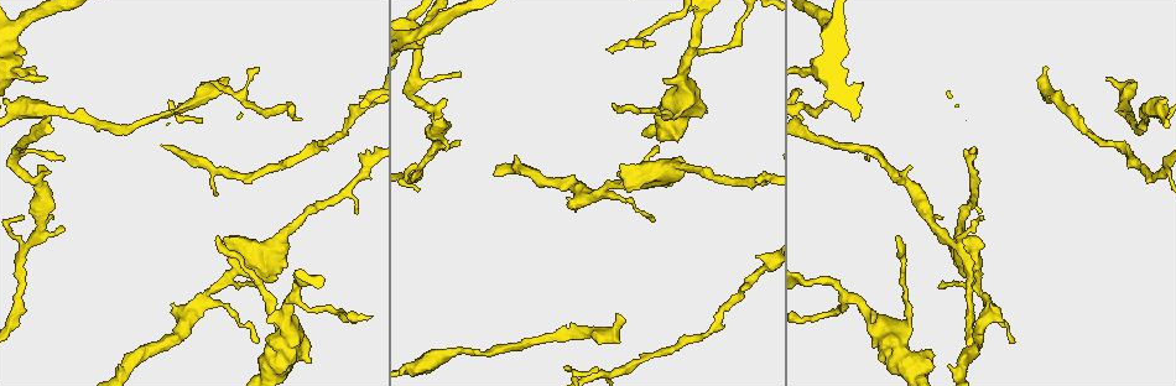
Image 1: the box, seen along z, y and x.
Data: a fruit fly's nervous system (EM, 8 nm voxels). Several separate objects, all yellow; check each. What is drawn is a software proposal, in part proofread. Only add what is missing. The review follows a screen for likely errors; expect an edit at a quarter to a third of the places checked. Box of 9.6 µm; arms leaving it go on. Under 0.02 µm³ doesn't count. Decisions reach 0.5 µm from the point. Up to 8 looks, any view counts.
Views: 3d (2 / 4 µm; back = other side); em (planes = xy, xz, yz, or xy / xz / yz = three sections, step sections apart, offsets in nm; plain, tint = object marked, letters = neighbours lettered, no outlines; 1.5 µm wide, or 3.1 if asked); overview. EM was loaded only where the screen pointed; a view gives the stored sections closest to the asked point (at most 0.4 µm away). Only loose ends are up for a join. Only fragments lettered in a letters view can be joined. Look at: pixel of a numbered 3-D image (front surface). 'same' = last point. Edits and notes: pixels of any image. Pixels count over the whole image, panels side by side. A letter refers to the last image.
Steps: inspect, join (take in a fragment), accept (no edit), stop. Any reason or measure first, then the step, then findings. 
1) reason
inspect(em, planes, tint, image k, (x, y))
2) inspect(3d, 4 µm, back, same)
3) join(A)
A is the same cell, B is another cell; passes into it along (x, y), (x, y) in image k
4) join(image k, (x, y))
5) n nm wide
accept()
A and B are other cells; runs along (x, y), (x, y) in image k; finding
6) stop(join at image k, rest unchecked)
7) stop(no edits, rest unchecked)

an open end
inspect(em, xy, step 4, letters, image 1, (37, 167))

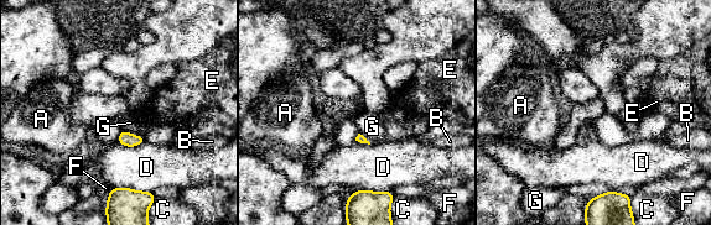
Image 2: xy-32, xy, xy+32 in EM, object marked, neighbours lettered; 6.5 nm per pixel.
inspect(em, planes, letters, same)

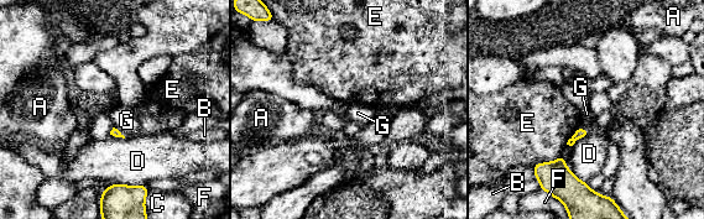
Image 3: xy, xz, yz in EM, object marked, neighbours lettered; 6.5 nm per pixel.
accept()
A, B, C, D, E, F and G are other cells; border along (118, 182), (144, 186) in image 3; none of them fits

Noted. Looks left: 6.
branch stops here
inspect(3d, 4 µm, back, image 1, (417, 190))

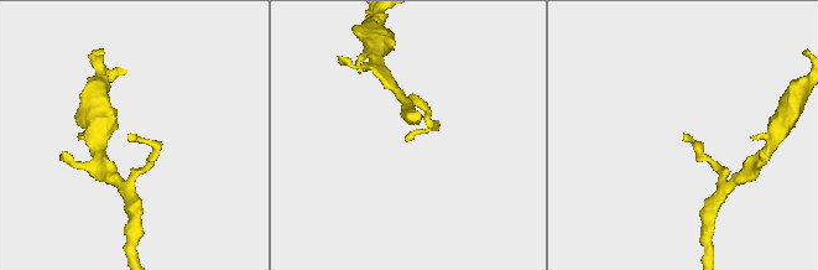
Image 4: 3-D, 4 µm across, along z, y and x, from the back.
shape alone is not enough
inspect(em, xy, step 4, tint, image 4, (405, 138))

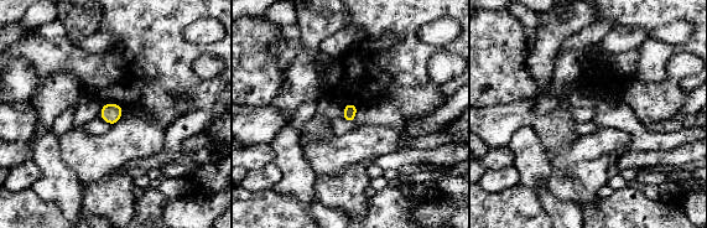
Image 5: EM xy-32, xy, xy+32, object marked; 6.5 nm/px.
inspect(em, planes, letters, same)

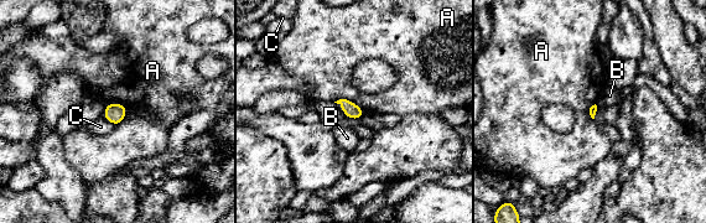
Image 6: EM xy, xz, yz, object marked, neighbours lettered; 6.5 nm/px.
A touches over 220 nm
accept()
A, B and C are other cells; border along (333, 102), (349, 99), (363, 112) in image 6; none of them fits

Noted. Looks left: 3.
inspect(em, yz, step 4, tint, image 1, (896, 235))

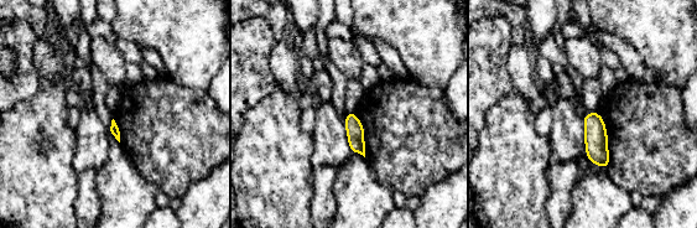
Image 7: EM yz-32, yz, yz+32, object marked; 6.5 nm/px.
inspect(em, planes, letters, same)

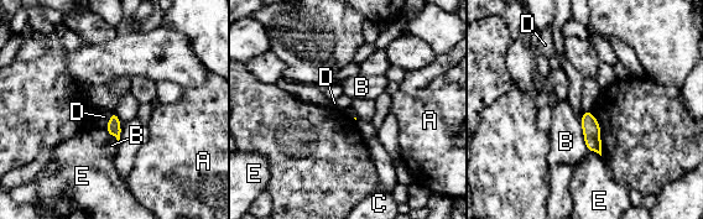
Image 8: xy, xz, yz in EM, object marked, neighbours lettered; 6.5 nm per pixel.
B touches over 180 nm
accept()
A, B, C, D and E are other cells; border along (113, 111), (105, 129) in image 8; no lettered fragment goes on from it

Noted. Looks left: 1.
stop(no edits, rest unchecked)

